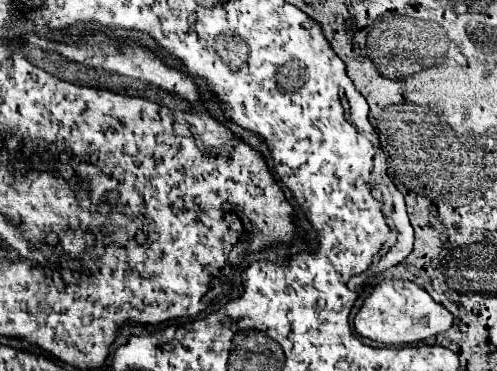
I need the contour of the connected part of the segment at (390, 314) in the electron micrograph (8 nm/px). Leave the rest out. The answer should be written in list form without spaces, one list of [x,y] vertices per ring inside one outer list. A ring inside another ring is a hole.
[[[386,280],[374,286],[372,294],[364,300],[362,308],[354,318],[354,328],[360,336],[390,346],[416,344],[430,336],[442,334],[450,326],[452,326],[452,314],[442,304],[436,304],[432,296],[420,286],[402,280]]]

